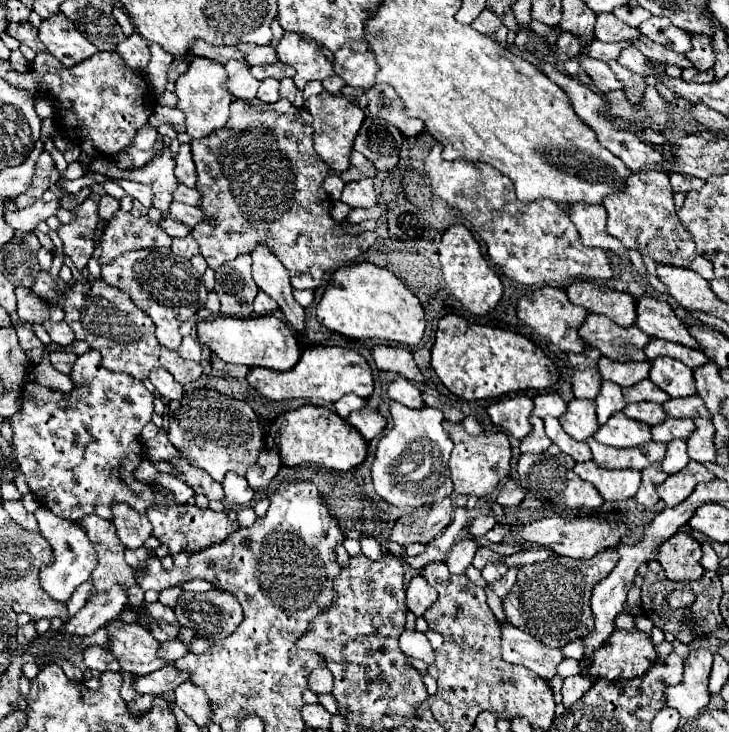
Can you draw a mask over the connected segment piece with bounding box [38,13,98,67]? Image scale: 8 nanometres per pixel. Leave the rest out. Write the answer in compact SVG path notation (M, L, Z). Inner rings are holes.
M62 13L44 19L38 31L40 41L64 67L74 67L76 63L90 59L94 53L98 53L98 49Z

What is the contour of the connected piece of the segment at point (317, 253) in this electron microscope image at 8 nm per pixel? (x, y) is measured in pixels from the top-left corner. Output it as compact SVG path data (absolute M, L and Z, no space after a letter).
M254 99L254 101L234 101L234 103L232 103L232 111L230 111L230 119L228 119L228 123L226 123L220 131L214 131L214 133L208 135L208 137L194 139L194 141L192 141L192 155L194 155L194 163L196 163L196 169L198 169L196 189L198 189L201 194L199 208L208 215L208 218L214 218L215 223L214 225L210 225L208 221L202 221L202 223L194 225L194 229L192 229L190 233L192 233L192 237L196 239L196 243L198 243L198 247L200 247L200 255L206 259L206 263L208 263L210 269L218 269L220 265L224 265L226 261L236 259L238 255L252 253L256 245L266 245L266 247L270 247L270 249L274 251L274 255L276 255L276 257L282 261L282 265L290 271L290 281L292 281L292 287L294 287L294 289L318 289L318 287L326 285L326 279L328 279L336 269L354 263L364 251L368 251L368 249L374 245L374 241L376 241L376 237L378 237L374 231L372 231L372 233L362 233L362 235L358 235L358 237L350 237L350 235L342 233L342 231L344 231L342 223L336 223L336 221L332 219L332 215L330 215L332 201L330 201L328 193L322 189L322 183L324 183L324 179L328 177L330 169L328 169L328 165L320 159L320 155L316 155L316 151L314 151L314 145L312 145L312 133L314 133L314 131L310 131L310 121L308 121L308 119L310 119L310 115L308 115L304 109L296 109L292 103L288 103L288 101L284 101L284 99L280 99L280 101L276 101L276 103L262 103L262 101L258 101L258 99Z

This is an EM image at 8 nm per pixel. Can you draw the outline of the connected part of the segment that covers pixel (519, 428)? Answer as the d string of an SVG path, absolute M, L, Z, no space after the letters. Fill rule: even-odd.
M528 395L506 397L488 407L488 415L496 425L496 429L516 439L524 439L532 431L532 425L528 421L530 413L532 413L532 399Z

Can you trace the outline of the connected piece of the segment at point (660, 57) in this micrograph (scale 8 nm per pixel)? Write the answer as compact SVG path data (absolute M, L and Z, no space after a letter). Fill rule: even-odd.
M644 35L632 39L630 45L636 47L636 49L640 49L648 59L658 61L658 63L662 63L662 65L676 65L676 67L680 67L680 69L692 67L692 63L688 63L688 59L686 59L684 55L674 53L674 51L670 51L670 49L658 45L658 43L652 43L652 41L650 41L648 37L644 37Z

